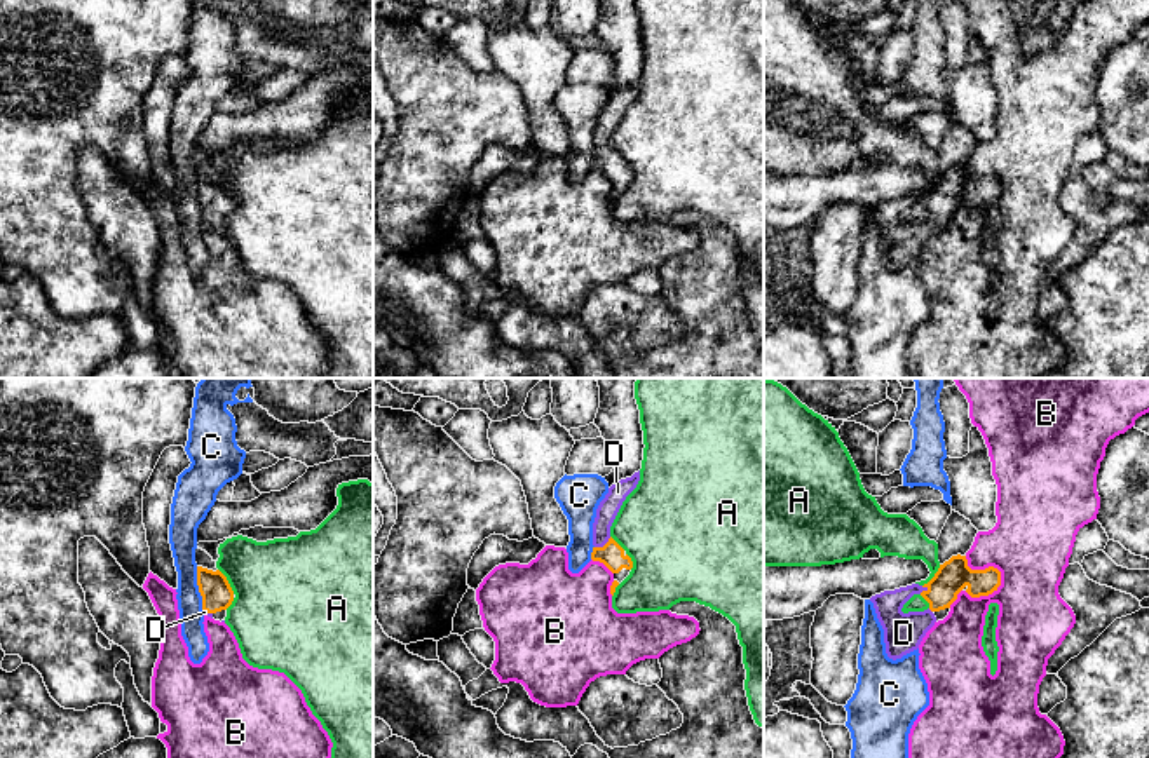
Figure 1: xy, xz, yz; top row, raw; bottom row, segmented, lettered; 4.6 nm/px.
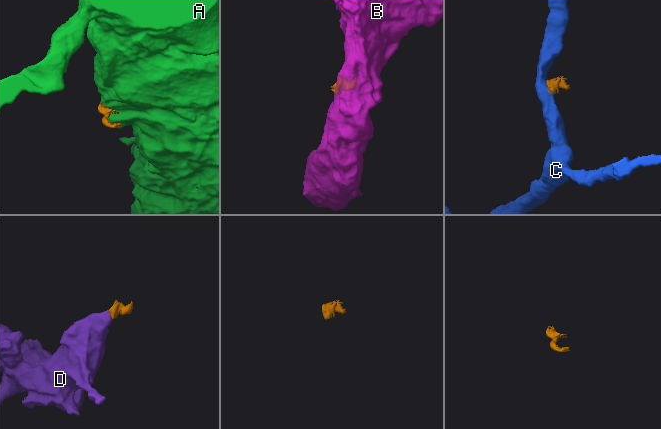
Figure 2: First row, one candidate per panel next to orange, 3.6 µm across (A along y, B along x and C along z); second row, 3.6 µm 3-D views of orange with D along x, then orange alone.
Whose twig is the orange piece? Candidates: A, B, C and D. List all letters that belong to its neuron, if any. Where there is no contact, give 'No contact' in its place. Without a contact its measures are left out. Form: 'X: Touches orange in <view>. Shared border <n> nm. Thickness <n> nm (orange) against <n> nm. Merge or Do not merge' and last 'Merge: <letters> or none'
A: Touches orange in xy. Shared border 140 nm. Thickness 140 nm (orange) against 440 nm. Do not merge
B: Touches orange in yz. Shared border 220 nm. Thickness 150 nm (orange) against 380 nm. Do not merge
C: Touches orange in xy. Shared border 220 nm. Thickness 140 nm (orange) against 130 nm. Do not merge
D: Touches orange in xz. Shared border 90 nm. Thickness 110 nm (orange) against 90 nm. Merge
Merge: D

